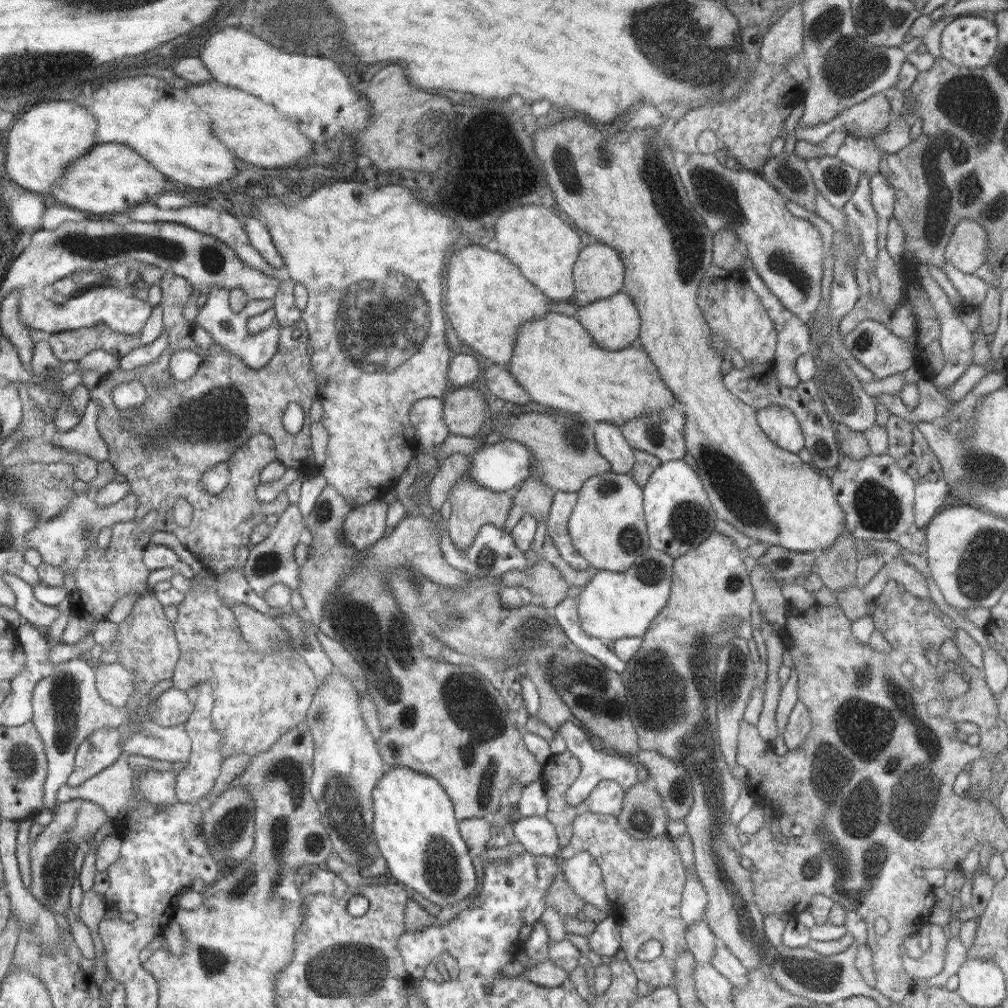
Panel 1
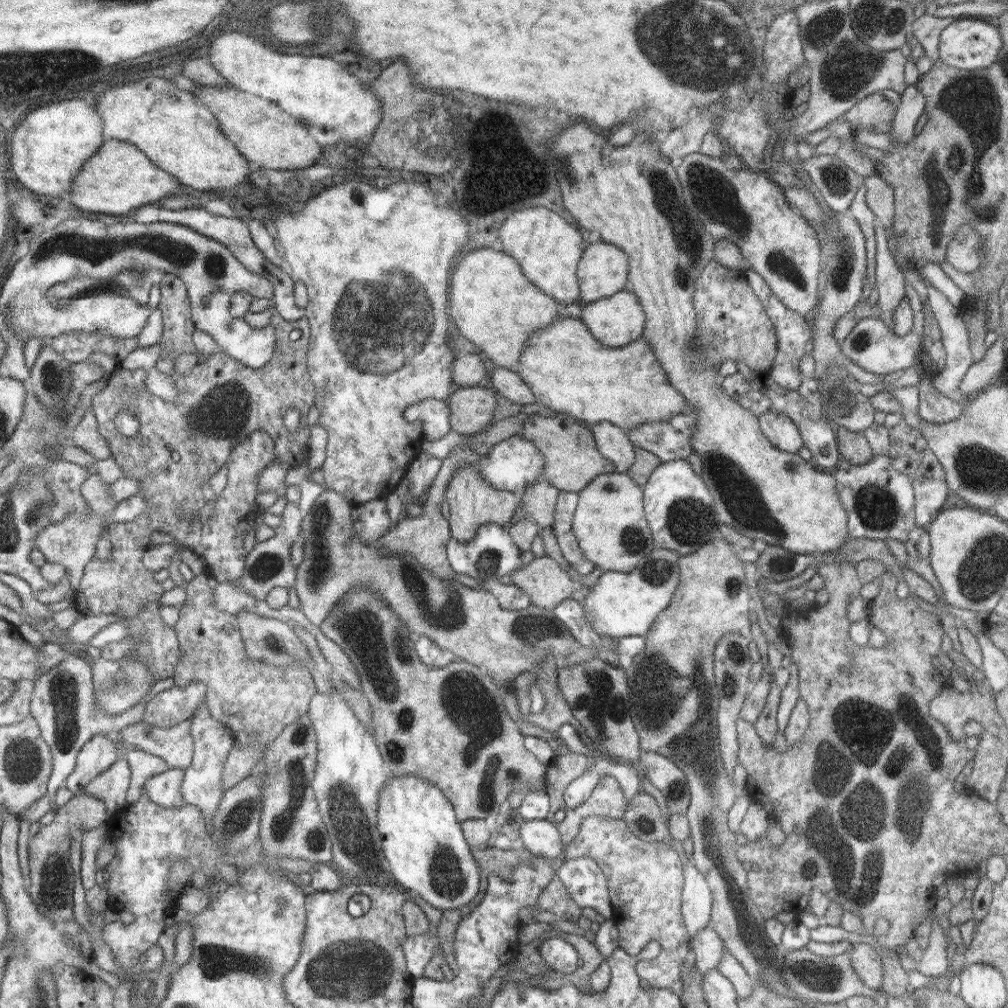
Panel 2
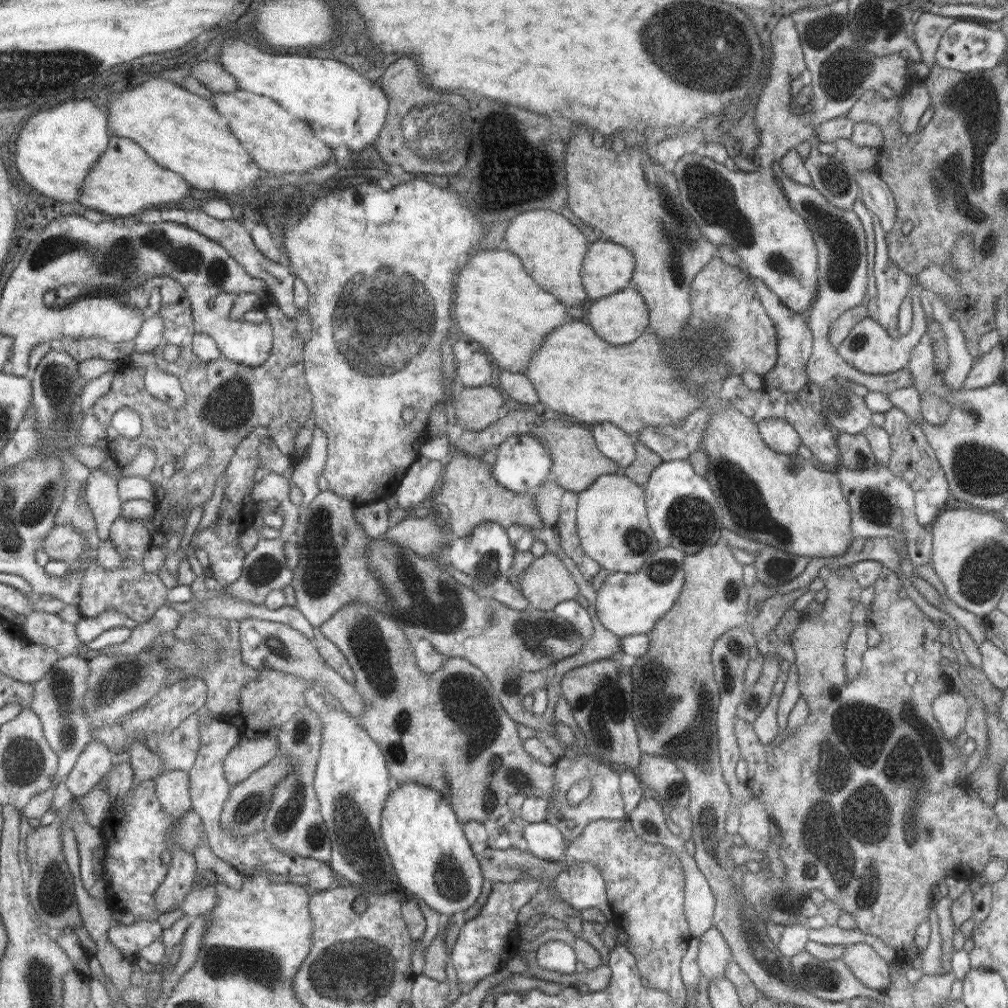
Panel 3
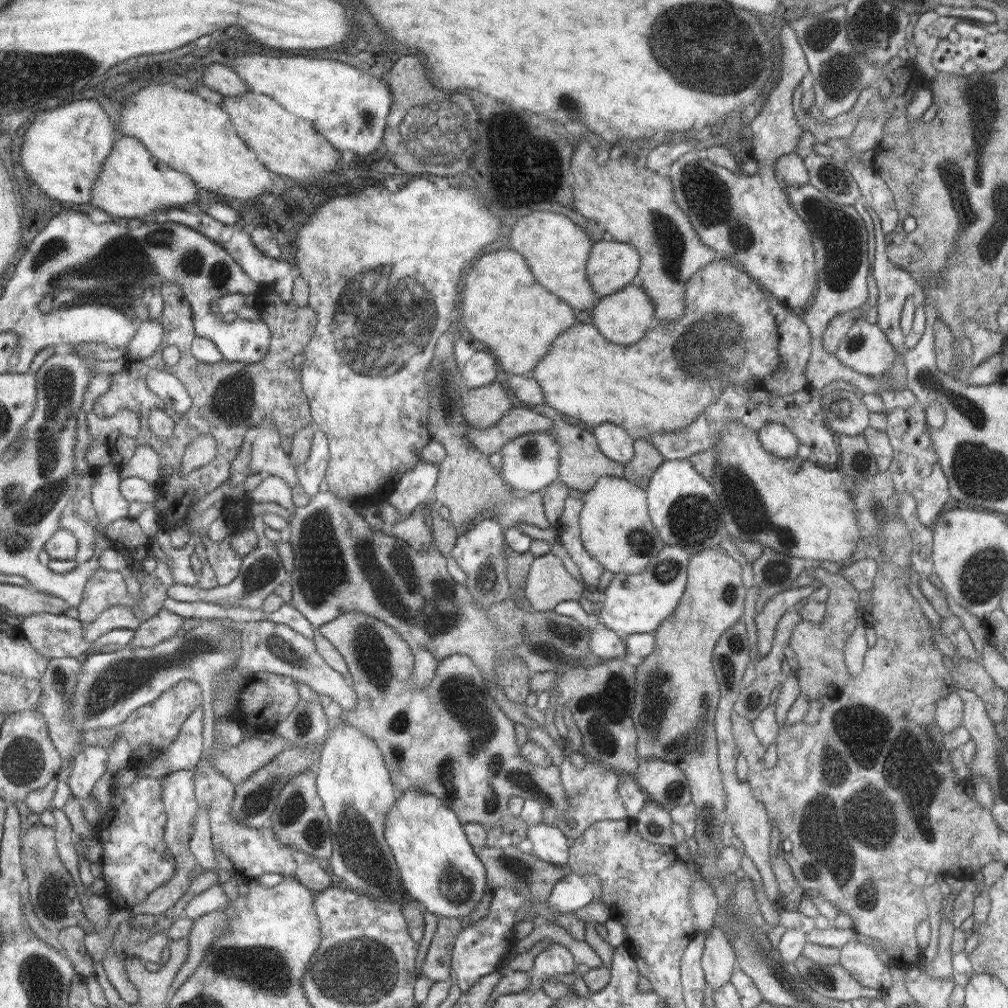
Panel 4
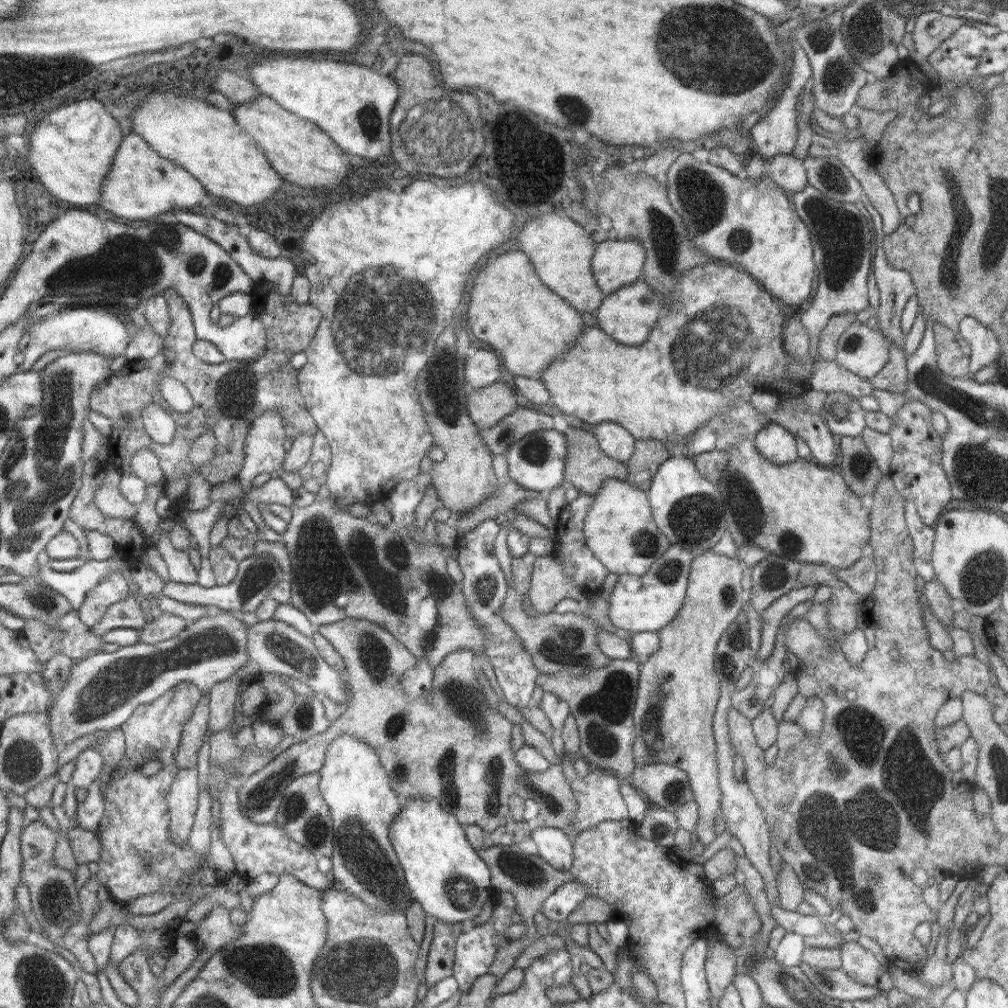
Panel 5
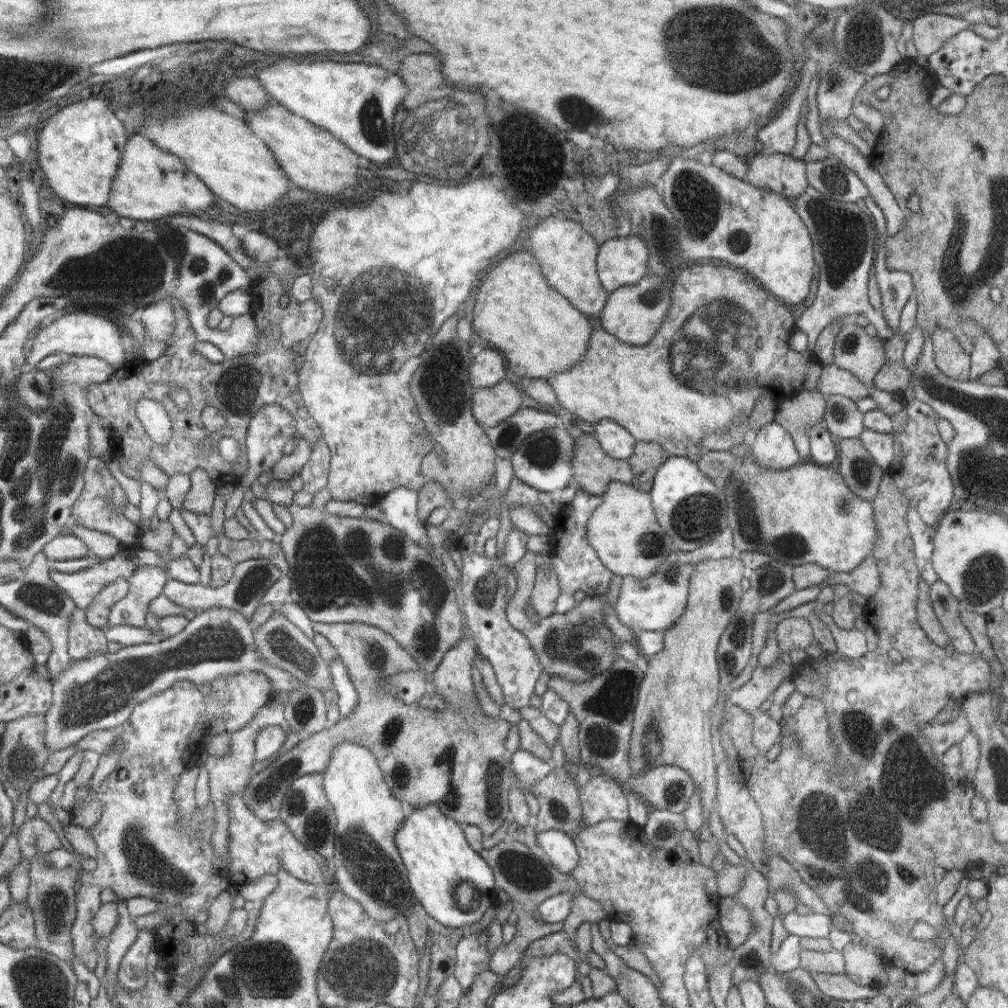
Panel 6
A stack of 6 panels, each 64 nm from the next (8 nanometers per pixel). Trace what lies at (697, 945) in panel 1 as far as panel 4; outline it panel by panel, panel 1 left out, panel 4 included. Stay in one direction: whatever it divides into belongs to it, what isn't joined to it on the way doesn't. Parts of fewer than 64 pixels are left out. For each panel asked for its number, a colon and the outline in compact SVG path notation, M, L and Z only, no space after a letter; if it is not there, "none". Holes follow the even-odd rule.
2: M703 928L697 936L689 938L689 944L697 956L697 970L701 974L715 970L725 954L725 944L711 928Z
3: M709 928L699 938L697 954L699 954L699 958L697 958L699 970L709 982L723 978L727 966L733 962L733 956L731 956L731 950L729 950L725 938L715 928Z
4: M711 928L705 936L703 942L703 958L701 958L701 968L705 972L705 982L713 988L719 990L721 986L731 982L731 974L739 970L737 966L737 956L735 950L729 942L729 938L717 930Z

